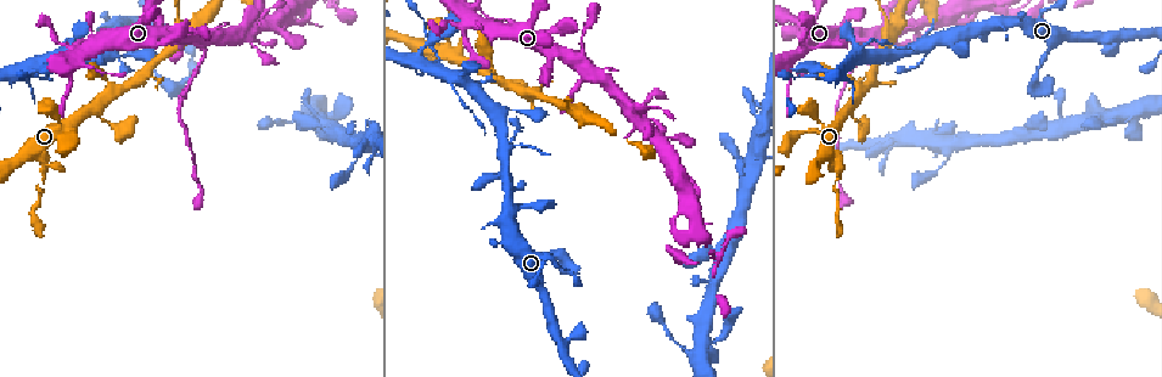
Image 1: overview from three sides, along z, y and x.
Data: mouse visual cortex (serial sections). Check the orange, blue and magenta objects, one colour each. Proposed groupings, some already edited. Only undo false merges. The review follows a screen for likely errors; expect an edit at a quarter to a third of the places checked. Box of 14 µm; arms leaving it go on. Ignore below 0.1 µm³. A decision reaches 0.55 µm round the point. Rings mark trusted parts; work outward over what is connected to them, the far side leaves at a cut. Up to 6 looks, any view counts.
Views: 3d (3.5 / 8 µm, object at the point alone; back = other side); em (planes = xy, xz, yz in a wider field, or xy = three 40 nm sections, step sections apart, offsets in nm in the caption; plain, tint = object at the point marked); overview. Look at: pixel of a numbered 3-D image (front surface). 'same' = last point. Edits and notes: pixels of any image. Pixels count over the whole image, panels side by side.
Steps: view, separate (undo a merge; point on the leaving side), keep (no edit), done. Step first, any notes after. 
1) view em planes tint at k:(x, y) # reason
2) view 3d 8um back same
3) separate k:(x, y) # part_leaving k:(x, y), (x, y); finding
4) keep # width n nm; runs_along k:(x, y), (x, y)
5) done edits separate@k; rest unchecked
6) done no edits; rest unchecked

view 3d 8um at 1:(857, 42) # thick turns thin

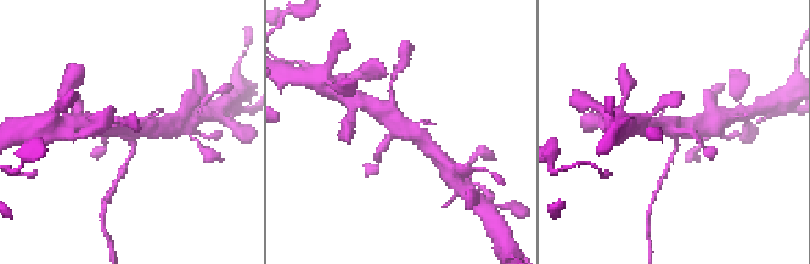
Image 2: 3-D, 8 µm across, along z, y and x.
view em xy step 3 tint at 2:(406, 135) # now the EM

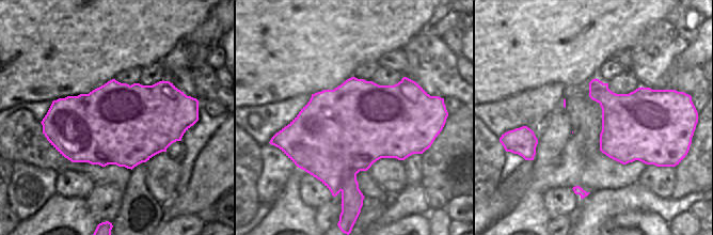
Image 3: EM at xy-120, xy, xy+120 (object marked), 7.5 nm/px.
separate 2:(123, 169) # width 650 nm; part_leaving 2:(133, 142), (134, 150), (114, 185); a second cell is stuck on

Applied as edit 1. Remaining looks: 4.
view overview # redraw

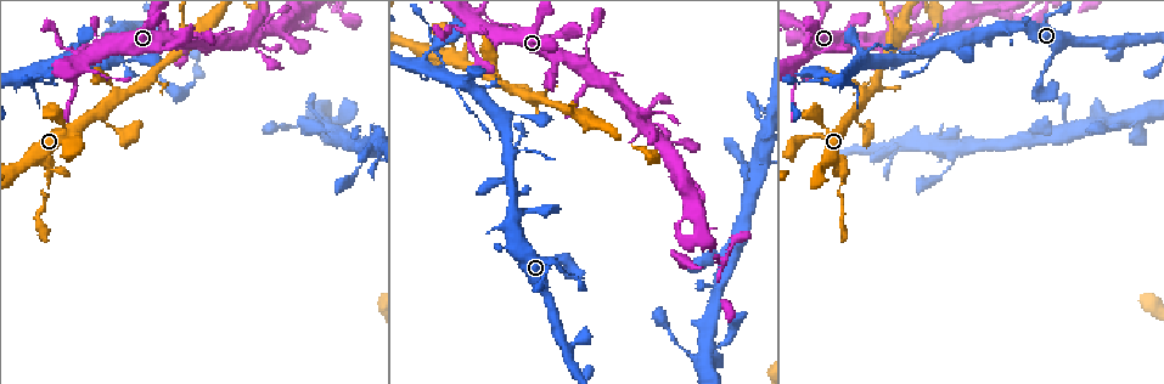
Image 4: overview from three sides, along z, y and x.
view 3d 8um at 4:(111, 127) # thin neck

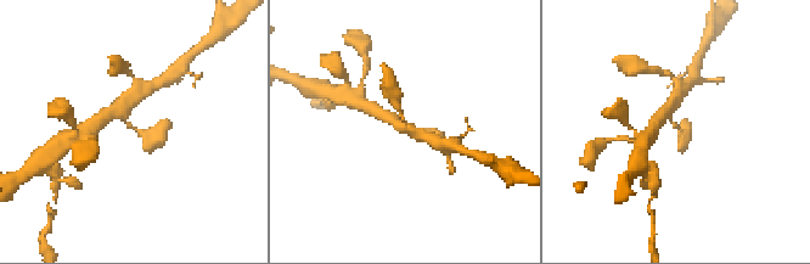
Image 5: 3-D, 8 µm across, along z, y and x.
view 3d 3.5um back at 5:(679, 127) # closer look

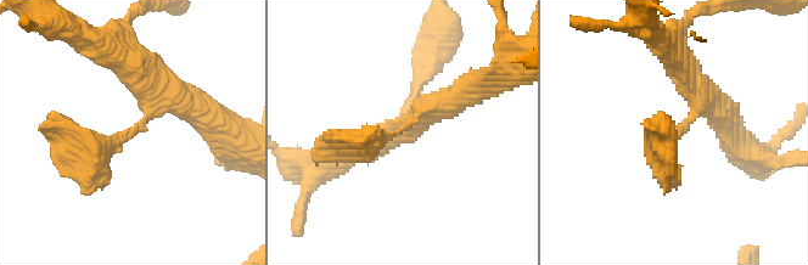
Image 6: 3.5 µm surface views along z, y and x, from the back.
keep # runs_along 6:(453, 99), (370, 146), (330, 148); all the same cell

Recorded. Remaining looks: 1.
done edits separate@2; rest unchecked

